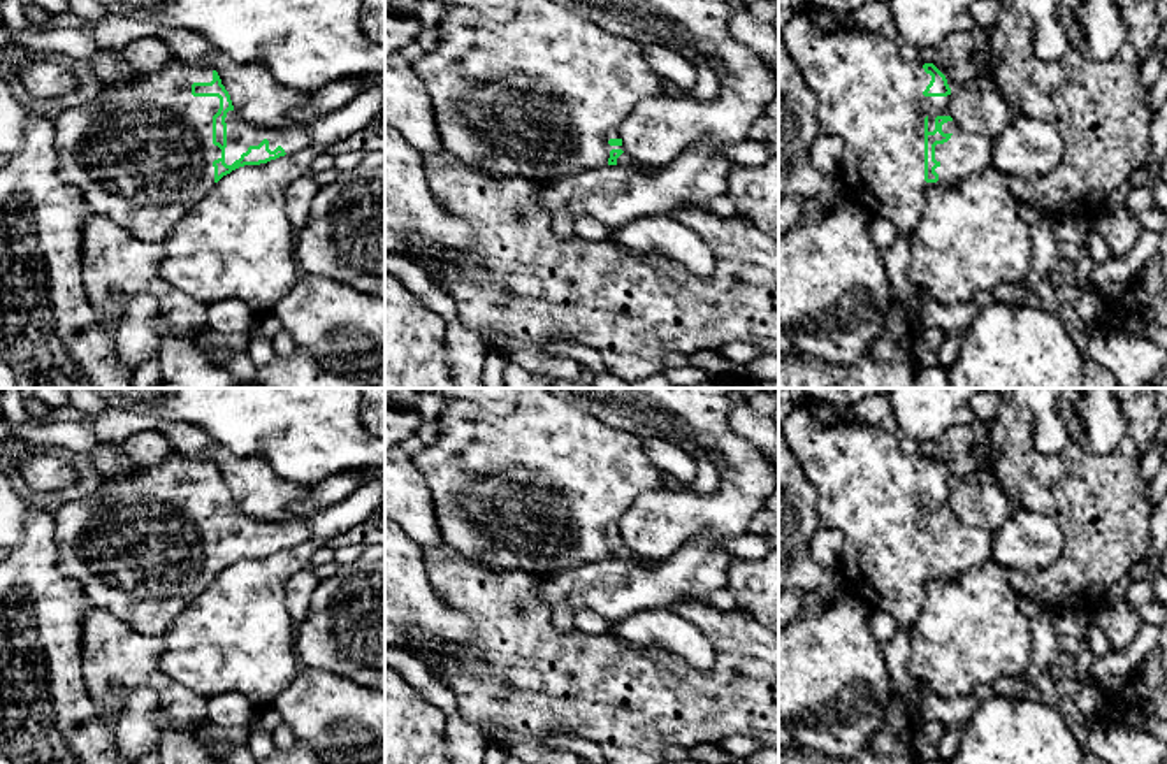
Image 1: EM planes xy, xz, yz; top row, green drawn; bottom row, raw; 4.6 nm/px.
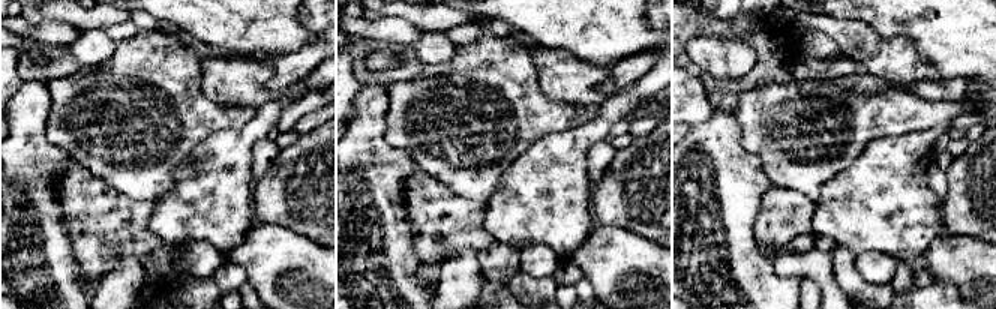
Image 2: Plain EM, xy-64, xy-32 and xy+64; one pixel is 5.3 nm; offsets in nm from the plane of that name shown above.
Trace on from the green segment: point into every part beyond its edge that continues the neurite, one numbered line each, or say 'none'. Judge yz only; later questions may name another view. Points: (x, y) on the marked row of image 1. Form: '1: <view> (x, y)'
1: yz (870, 97)

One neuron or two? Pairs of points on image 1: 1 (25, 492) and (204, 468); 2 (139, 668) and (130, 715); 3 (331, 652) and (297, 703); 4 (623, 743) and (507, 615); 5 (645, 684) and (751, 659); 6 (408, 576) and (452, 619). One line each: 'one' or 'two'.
1: two
2: two
3: two
4: one
5: one
6: one

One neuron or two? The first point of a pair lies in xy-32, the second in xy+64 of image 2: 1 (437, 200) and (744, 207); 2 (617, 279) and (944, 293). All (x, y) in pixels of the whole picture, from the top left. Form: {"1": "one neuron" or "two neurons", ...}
{"1": "two neurons", "2": "two neurons"}

